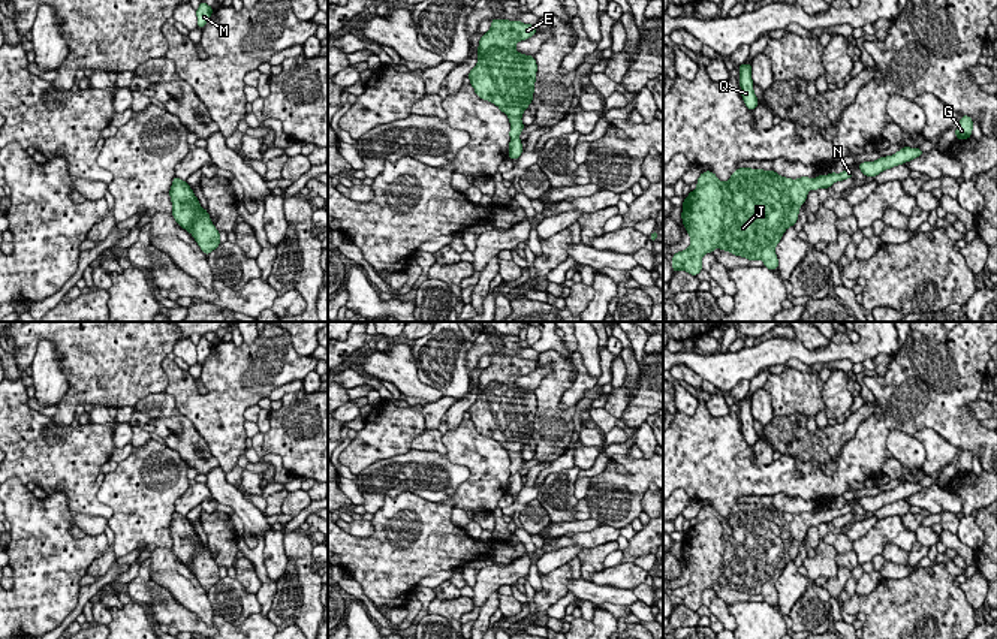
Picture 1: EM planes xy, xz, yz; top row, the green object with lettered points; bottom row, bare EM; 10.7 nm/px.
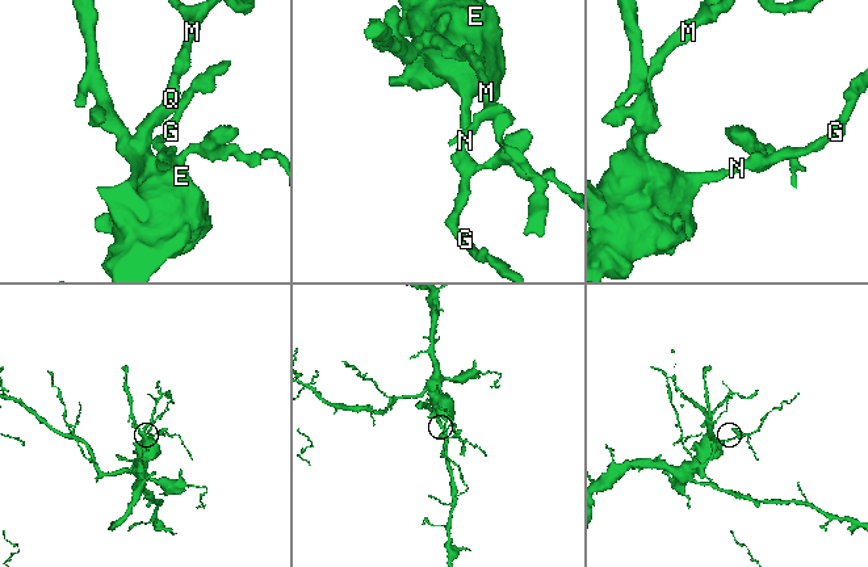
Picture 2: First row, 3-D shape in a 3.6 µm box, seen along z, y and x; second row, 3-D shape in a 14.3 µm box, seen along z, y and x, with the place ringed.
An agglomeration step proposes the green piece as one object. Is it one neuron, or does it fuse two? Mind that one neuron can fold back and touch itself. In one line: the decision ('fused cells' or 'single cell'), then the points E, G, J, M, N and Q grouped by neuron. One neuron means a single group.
single cell | E G J M N Q

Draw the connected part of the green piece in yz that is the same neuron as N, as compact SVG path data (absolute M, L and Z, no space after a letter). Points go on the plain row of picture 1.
M738 503L723 518L714 507L702 507L698 522L681 542L690 581L672 591L674 608L698 611L704 590L716 584L748 596L759 594L765 603L777 605L775 582L786 564L798 557L808 527L832 522L850 512L853 506L844 504L841 509L792 515L775 506Z

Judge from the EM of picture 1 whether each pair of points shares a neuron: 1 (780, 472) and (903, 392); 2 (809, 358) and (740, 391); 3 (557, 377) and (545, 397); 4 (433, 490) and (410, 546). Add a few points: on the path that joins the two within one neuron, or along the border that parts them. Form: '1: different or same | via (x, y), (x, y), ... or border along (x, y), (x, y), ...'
1: same | via (816, 481), (836, 481), (880, 428)
2: different | border along (749, 379), (741, 379), (729, 392)
3: same | via (557, 382), (550, 392)
4: different | border along (394, 496), (415, 493), (428, 500), (449, 499)

